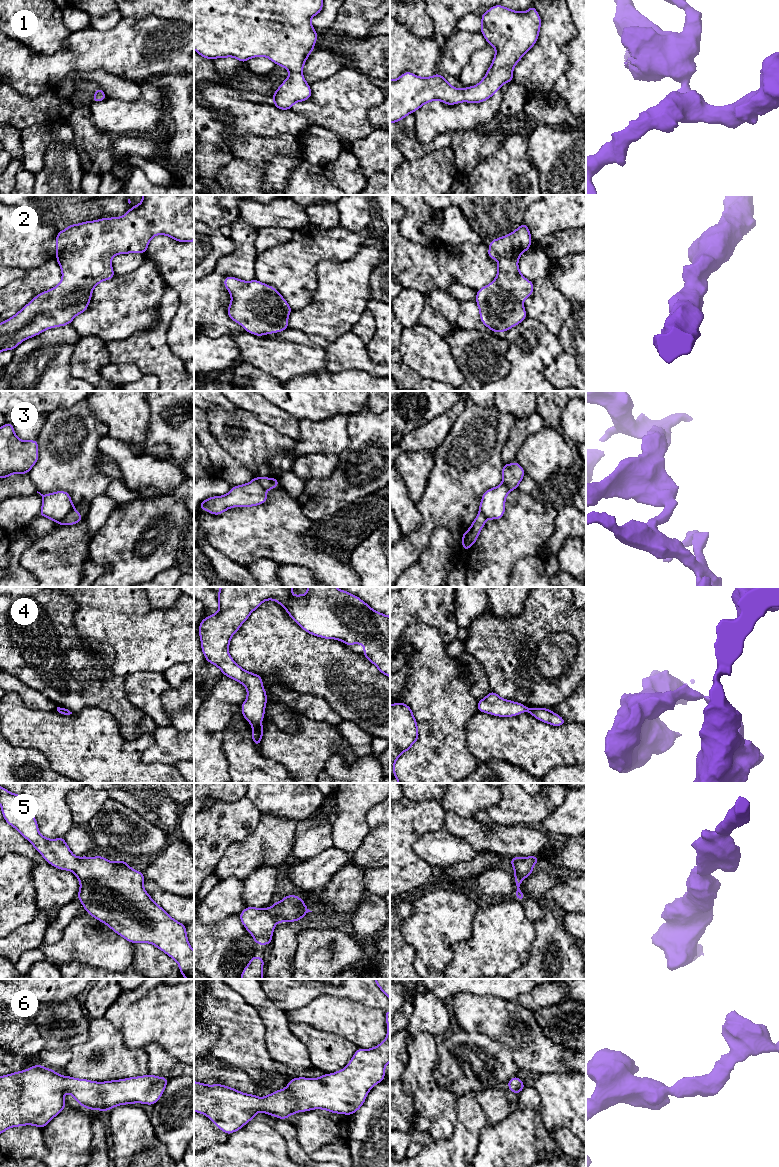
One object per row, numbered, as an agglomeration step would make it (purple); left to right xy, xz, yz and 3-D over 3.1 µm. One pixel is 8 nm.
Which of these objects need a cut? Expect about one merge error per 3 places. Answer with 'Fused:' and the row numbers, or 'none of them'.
Fused: 3, 4

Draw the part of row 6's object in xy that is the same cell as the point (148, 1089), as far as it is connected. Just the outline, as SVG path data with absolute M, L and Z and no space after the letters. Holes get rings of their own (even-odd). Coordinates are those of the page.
M38 1064L35 1066L30 1067L29 1069L14 1072L8 1075L0 1076L0 1134L4 1131L8 1130L12 1127L18 1127L18 1126L25 1126L25 1125L33 1125L37 1126L41 1129L43 1129L55 1116L57 1116L65 1107L65 1099L64 1094L67 1092L70 1095L72 1095L75 1100L83 1107L91 1110L100 1110L100 1111L108 1111L118 1105L125 1105L125 1104L134 1104L134 1103L142 1103L142 1104L148 1104L148 1105L154 1105L162 1096L167 1082L169 1078L166 1077L158 1077L151 1074L147 1074L144 1076L138 1076L138 1077L130 1077L120 1080L112 1080L112 1081L105 1081L105 1082L96 1082L96 1081L90 1081L87 1079L78 1079L70 1076L63 1076L59 1075L56 1071L43 1067L42 1065Z

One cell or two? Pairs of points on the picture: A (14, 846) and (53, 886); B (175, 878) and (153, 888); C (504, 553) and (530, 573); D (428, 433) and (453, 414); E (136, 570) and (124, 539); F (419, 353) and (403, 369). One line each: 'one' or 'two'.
A: one
B: two
C: two
D: one
E: one
F: two

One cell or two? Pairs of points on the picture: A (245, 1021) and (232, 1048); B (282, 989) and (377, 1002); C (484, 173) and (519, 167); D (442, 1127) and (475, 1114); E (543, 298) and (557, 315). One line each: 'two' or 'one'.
A: one
B: one
C: one
D: two
E: one

